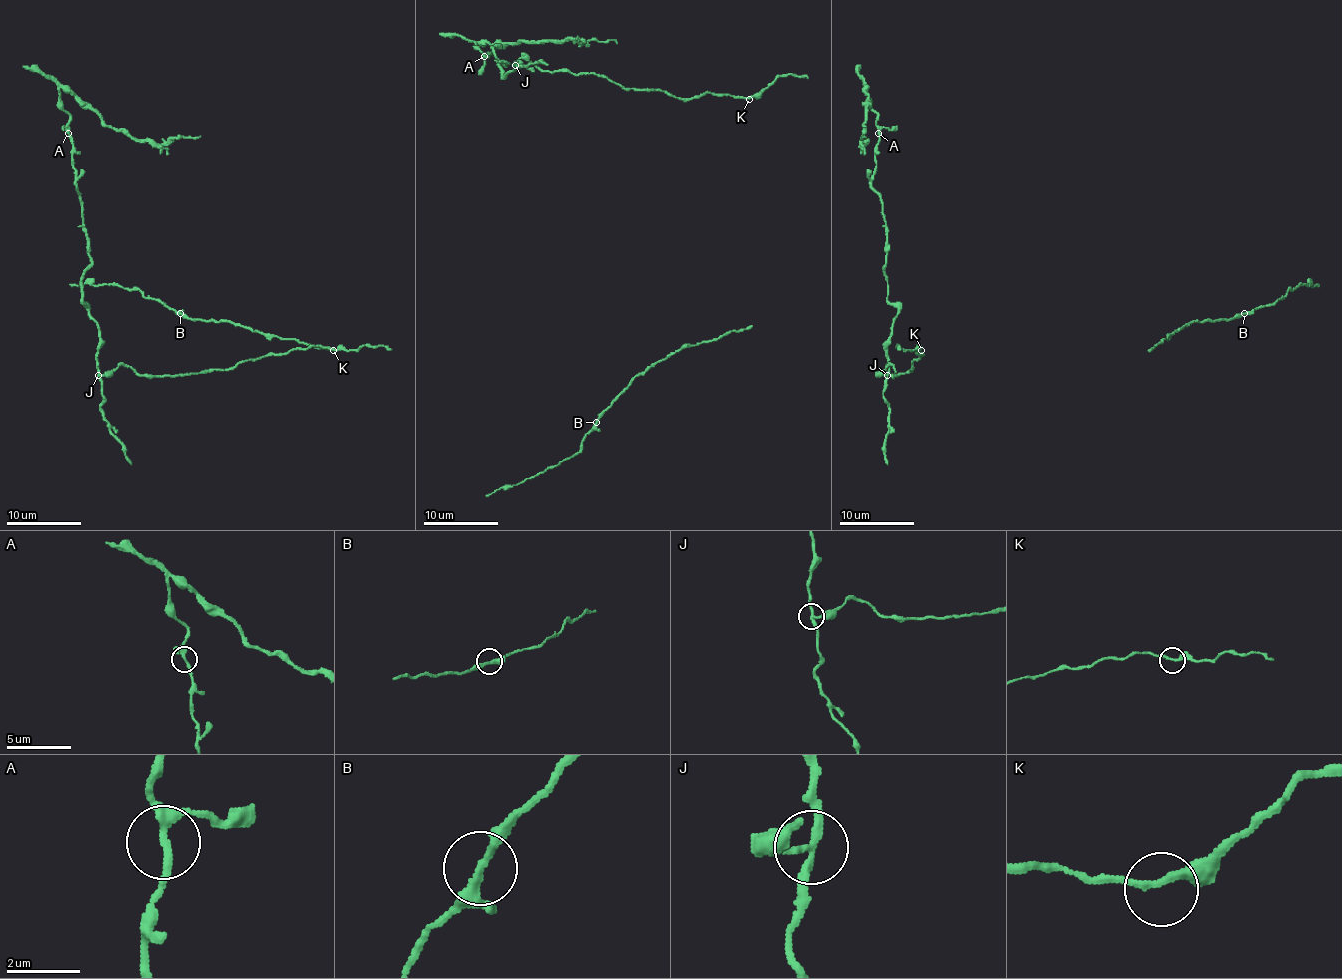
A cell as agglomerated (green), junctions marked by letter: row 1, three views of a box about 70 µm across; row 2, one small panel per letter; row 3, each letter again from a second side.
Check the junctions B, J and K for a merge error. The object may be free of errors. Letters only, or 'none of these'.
J

